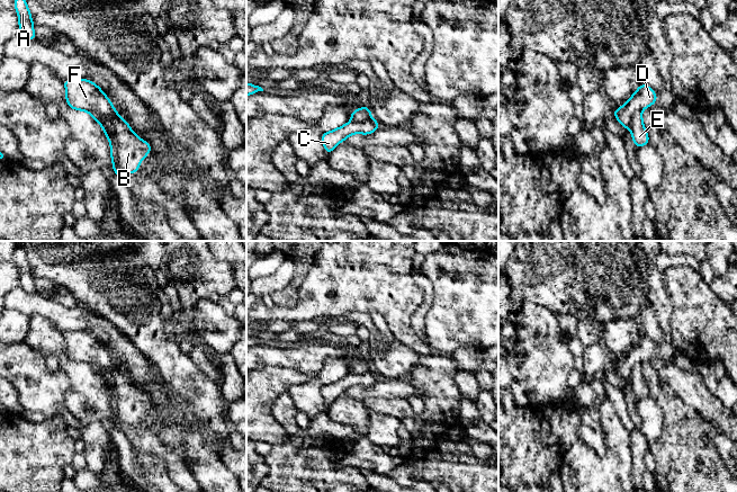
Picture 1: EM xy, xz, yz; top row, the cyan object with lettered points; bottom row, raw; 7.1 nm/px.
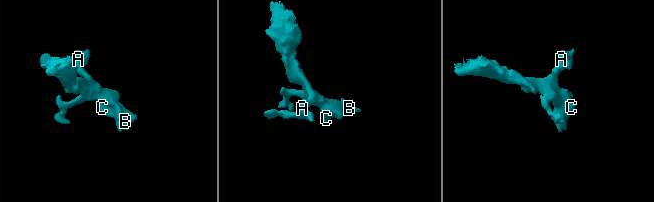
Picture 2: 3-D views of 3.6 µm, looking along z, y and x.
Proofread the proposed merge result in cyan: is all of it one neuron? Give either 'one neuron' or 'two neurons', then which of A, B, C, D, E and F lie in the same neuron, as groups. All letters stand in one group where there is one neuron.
two neurons; groups A D F / B C E

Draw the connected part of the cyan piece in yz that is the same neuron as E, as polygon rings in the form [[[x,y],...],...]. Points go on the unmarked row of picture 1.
[[[641,363],[633,365],[631,369],[630,384],[637,402],[640,399],[649,396],[649,388],[644,377]]]

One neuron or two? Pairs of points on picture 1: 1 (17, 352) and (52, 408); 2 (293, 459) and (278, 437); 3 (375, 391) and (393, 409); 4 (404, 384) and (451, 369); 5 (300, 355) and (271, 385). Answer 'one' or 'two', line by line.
1: one
2: two
3: two
4: two
5: two

